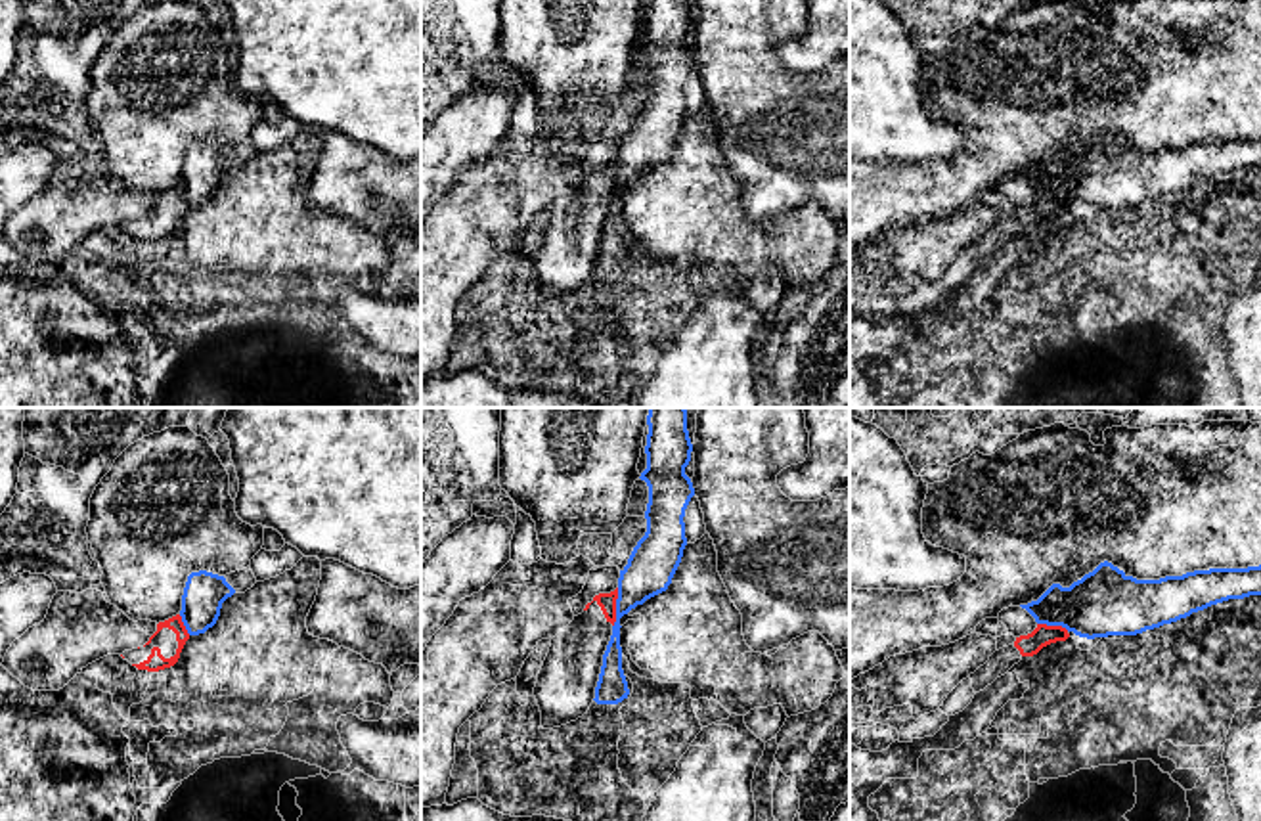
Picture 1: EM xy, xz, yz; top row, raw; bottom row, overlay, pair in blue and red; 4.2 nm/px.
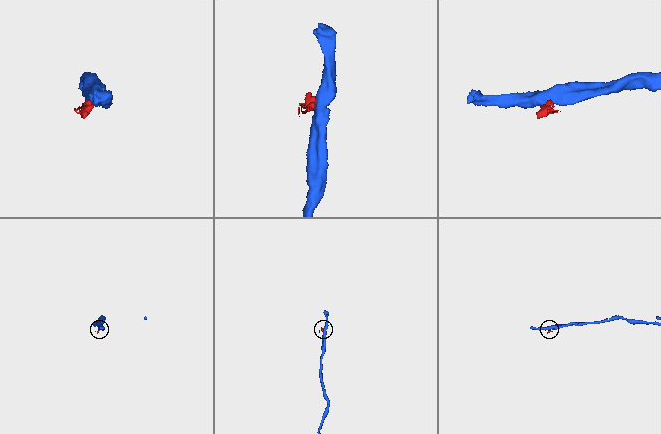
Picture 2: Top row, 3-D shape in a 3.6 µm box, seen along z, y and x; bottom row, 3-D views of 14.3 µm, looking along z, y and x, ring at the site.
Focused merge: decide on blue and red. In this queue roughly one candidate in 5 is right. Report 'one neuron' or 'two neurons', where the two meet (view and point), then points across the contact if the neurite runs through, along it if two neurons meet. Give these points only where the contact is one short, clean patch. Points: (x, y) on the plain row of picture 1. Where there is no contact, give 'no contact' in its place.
two neurons; meets blue in xz at (617, 178); border along xz (619, 159), (617, 192), (613, 198)

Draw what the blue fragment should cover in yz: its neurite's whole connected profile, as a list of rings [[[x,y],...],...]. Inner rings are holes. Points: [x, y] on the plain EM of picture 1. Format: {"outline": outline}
{"outline": [[[1104,132],[1070,159],[1052,155],[1037,172],[1020,178],[1037,195],[1062,197],[1079,209],[1095,211],[1137,207],[1250,166],[1261,166],[1261,136],[1137,151]]]}

